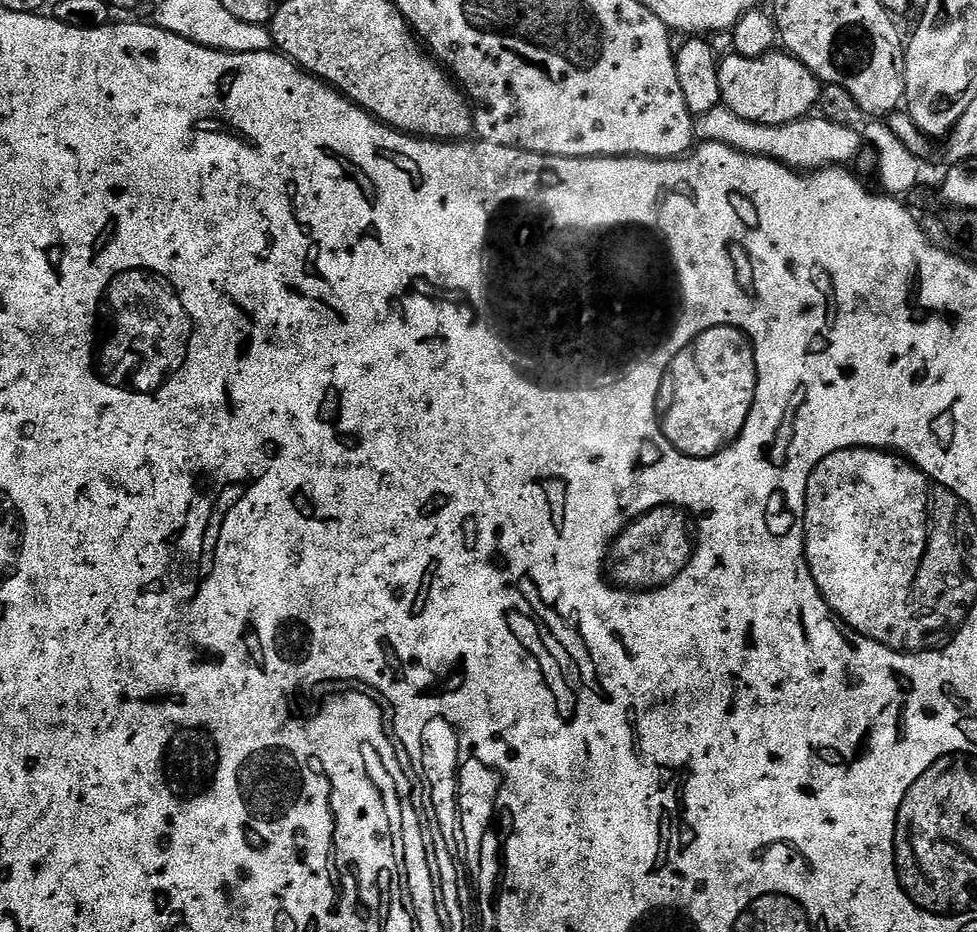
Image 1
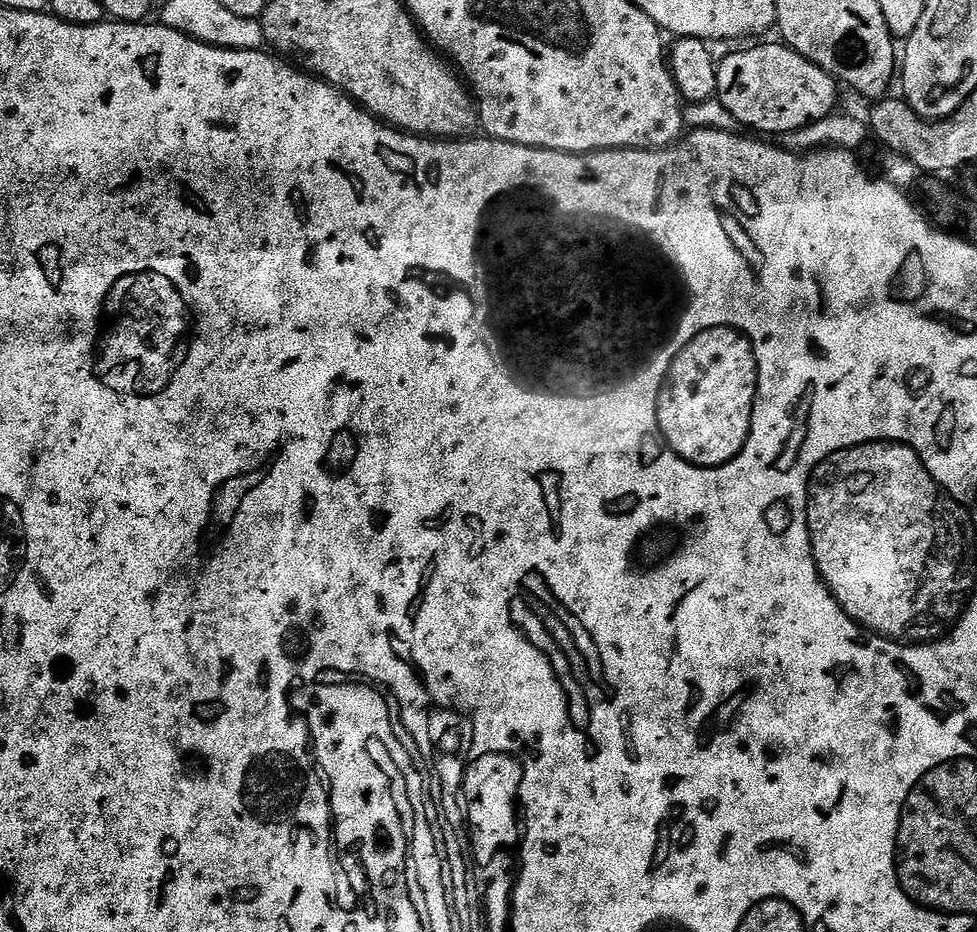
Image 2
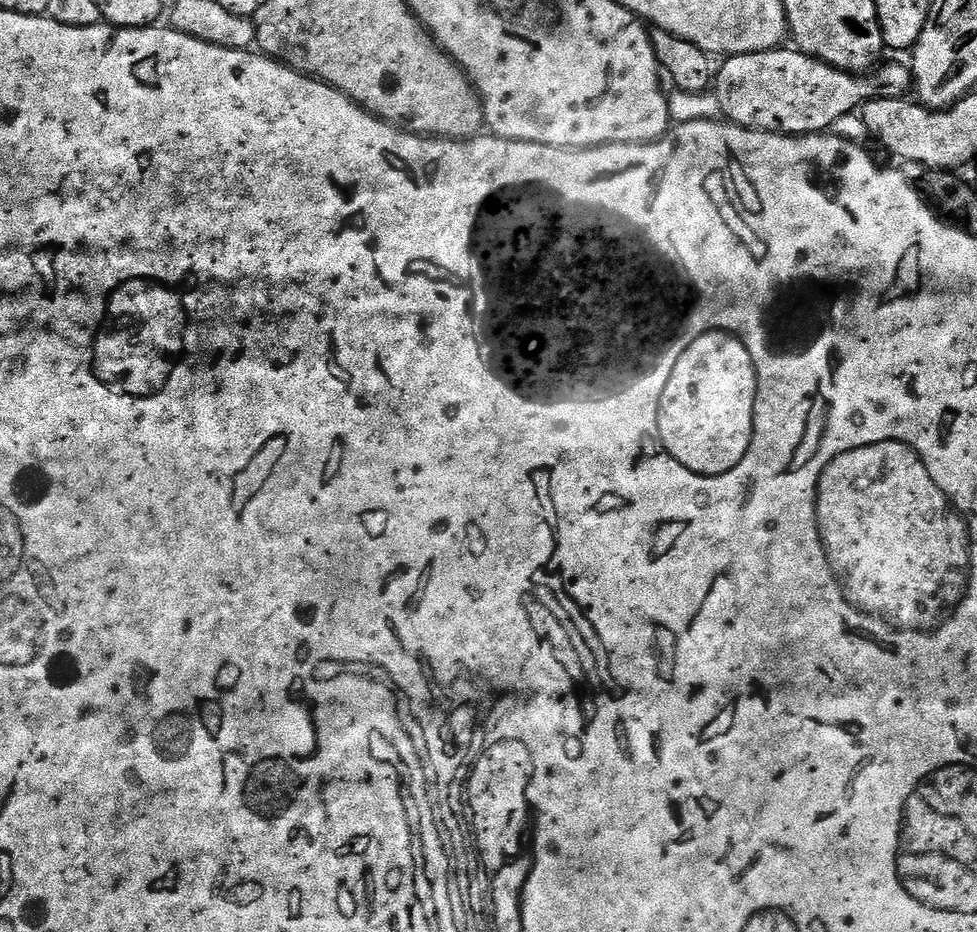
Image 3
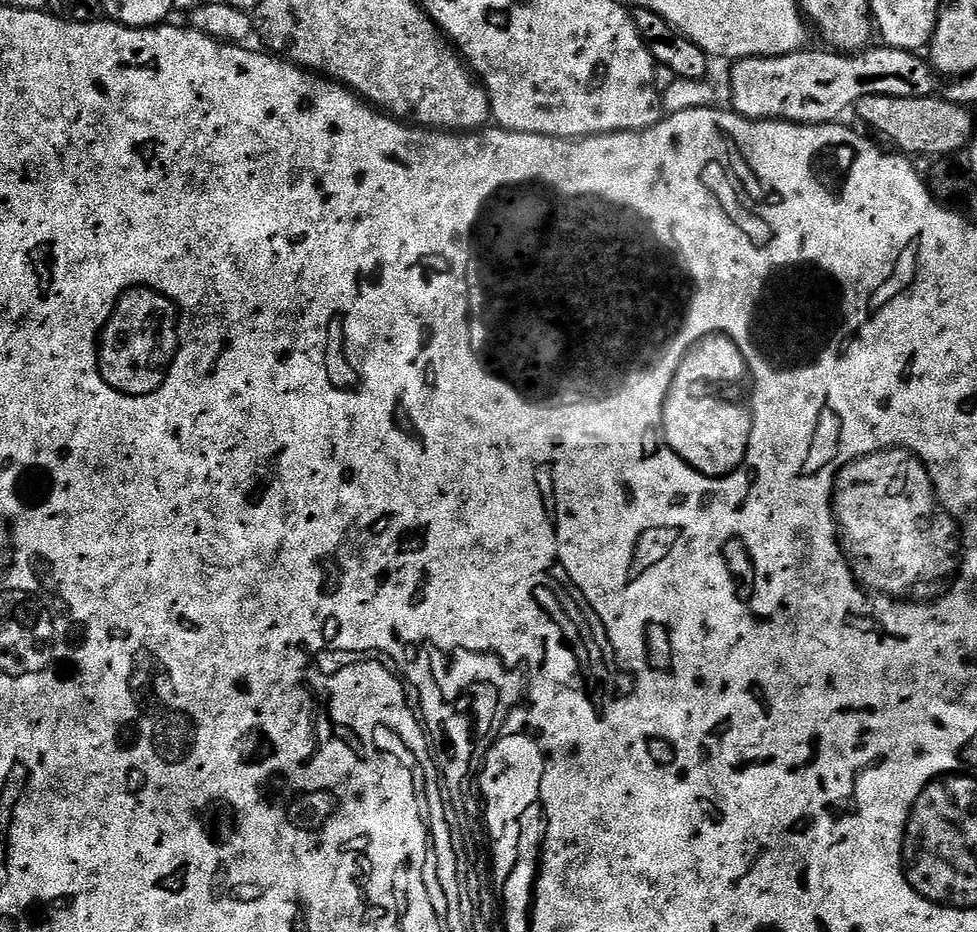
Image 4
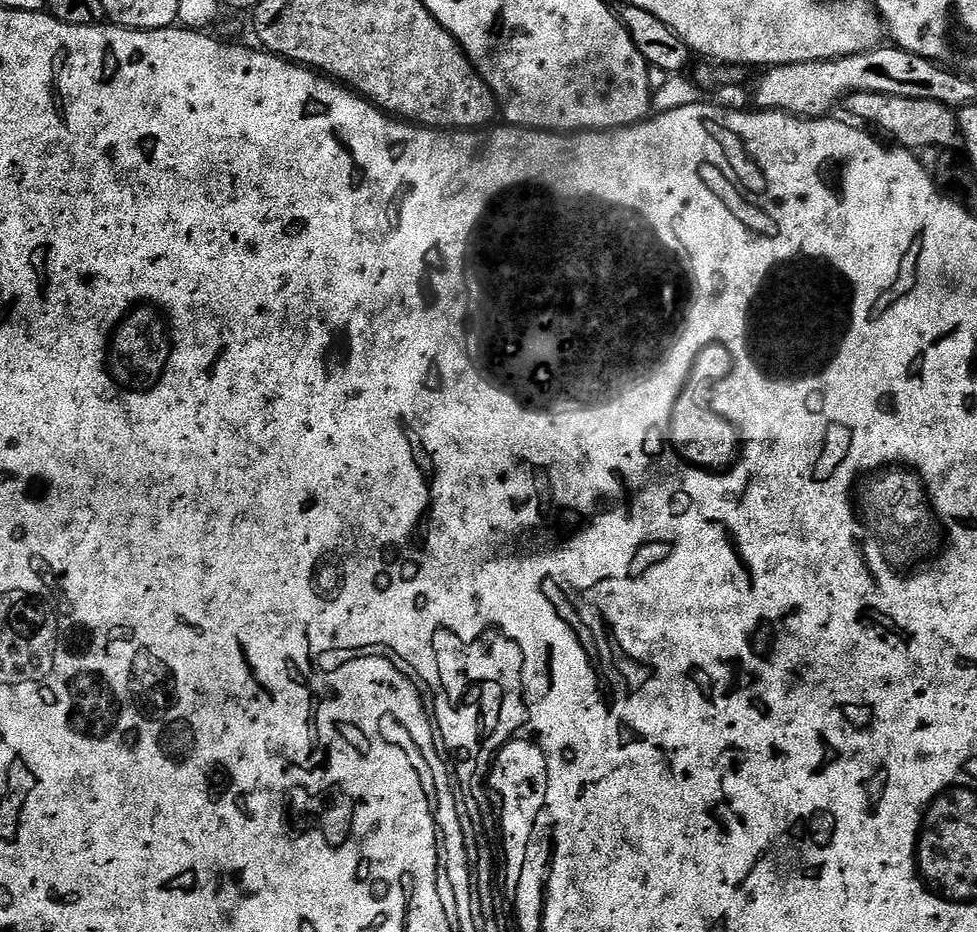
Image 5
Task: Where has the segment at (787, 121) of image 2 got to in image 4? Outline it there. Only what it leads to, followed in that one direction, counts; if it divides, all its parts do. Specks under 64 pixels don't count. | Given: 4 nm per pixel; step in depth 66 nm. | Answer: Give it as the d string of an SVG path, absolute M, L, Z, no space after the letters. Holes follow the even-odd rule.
M879 46L880 48L869 47L867 50L857 51L855 54L841 54L836 50L826 50L828 52L808 52L809 50L801 50L791 52L785 56L747 56L745 60L735 61L731 65L732 77L728 80L728 88L732 91L731 111L745 116L751 120L788 120L792 124L831 124L839 121L844 111L851 109L862 98L867 96L889 96L890 98L926 98L927 96L937 95L941 90L941 77L935 68L927 59L923 60L923 55L915 52L907 52L906 50L898 50L897 48L889 48L887 46Z

